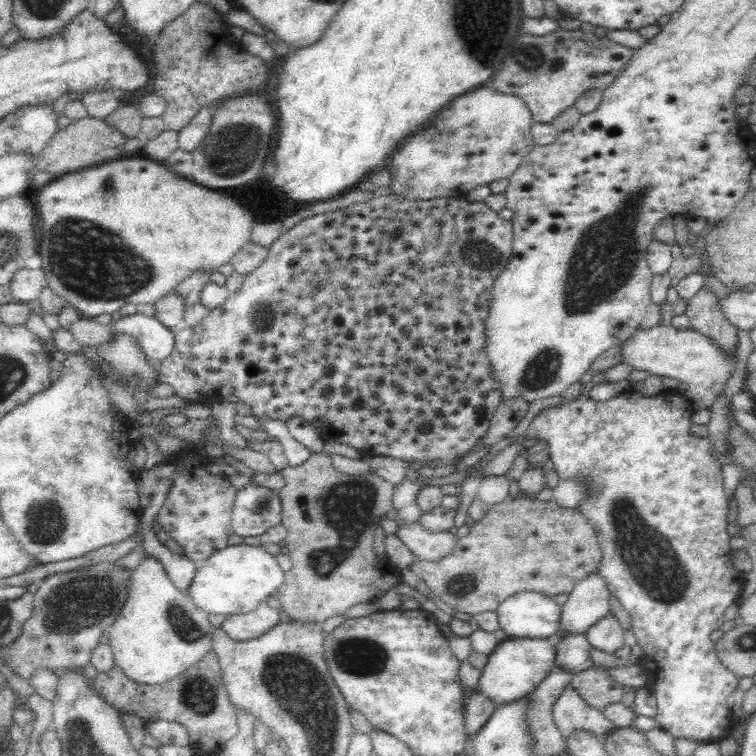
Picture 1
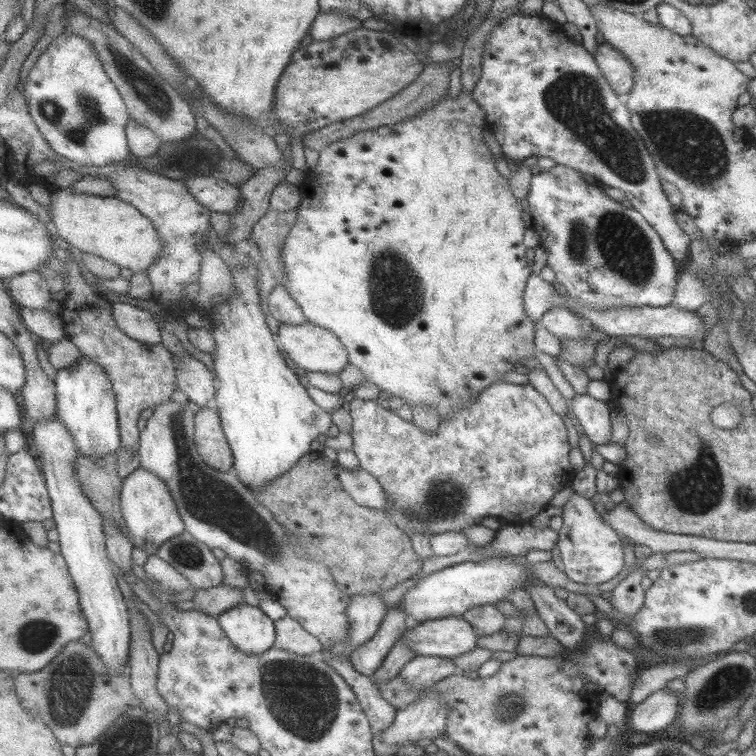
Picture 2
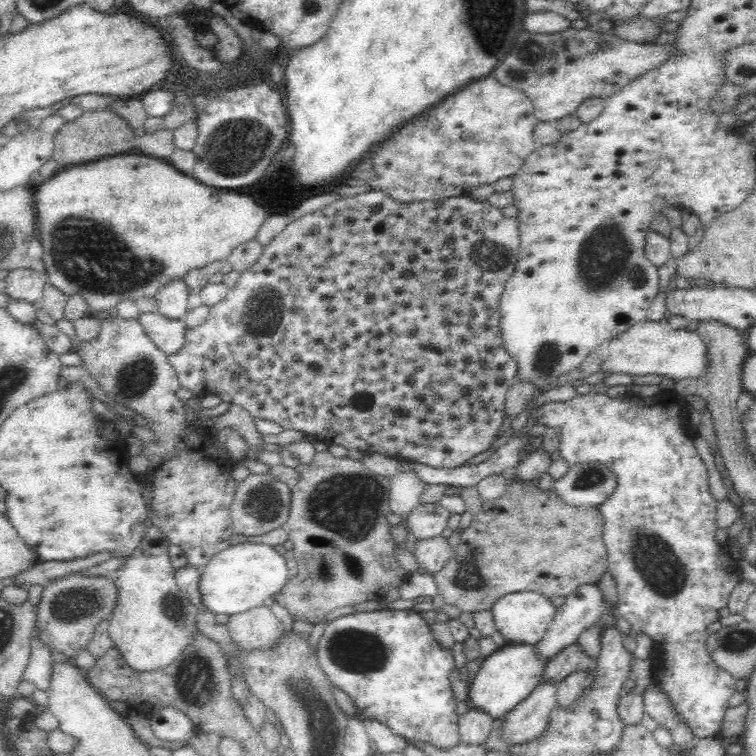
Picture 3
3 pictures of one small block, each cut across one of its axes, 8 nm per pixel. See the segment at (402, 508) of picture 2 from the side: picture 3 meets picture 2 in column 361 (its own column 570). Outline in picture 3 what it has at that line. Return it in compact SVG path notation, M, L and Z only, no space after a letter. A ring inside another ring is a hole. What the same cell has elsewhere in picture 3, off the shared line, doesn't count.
M674 390L660 391L656 396L639 397L635 394L627 395L622 400L612 399L607 394L599 394L598 392L582 393L581 396L574 396L566 402L548 402L542 405L535 412L537 424L544 424L545 428L555 428L559 432L558 450L561 458L567 461L569 468L574 465L582 463L598 462L598 464L608 465L610 469L614 469L614 473L618 475L618 486L610 498L606 502L602 502L599 506L604 517L604 526L602 530L603 541L608 553L608 562L606 570L608 570L616 582L616 590L618 592L618 607L617 612L622 618L623 624L630 624L630 630L637 634L646 634L652 638L655 643L656 654L664 652L664 657L660 660L660 674L656 674L659 686L662 687L664 693L670 695L670 701L676 709L676 713L680 715L680 719L684 719L696 739L708 738L708 736L719 735L722 730L722 719L726 709L730 707L730 697L736 692L736 682L730 673L718 668L712 661L710 654L706 651L706 640L709 633L706 631L712 622L719 621L719 610L728 605L728 598L730 597L734 587L741 582L742 578L739 573L739 567L736 566L737 560L731 558L724 550L725 544L719 544L714 537L714 532L718 530L716 520L717 500L712 497L707 483L707 469L706 465L700 459L700 455L696 453L694 441L690 436L684 433L684 424L688 422L688 412L691 410L684 396L677 394Z

